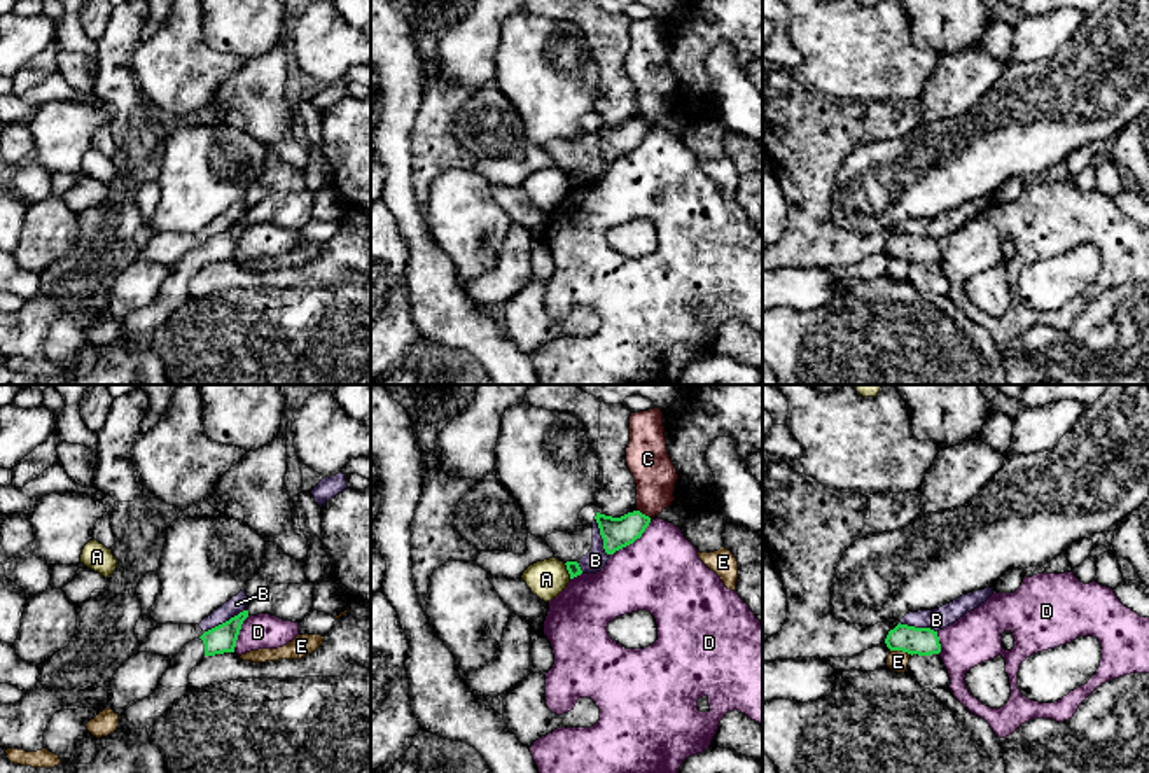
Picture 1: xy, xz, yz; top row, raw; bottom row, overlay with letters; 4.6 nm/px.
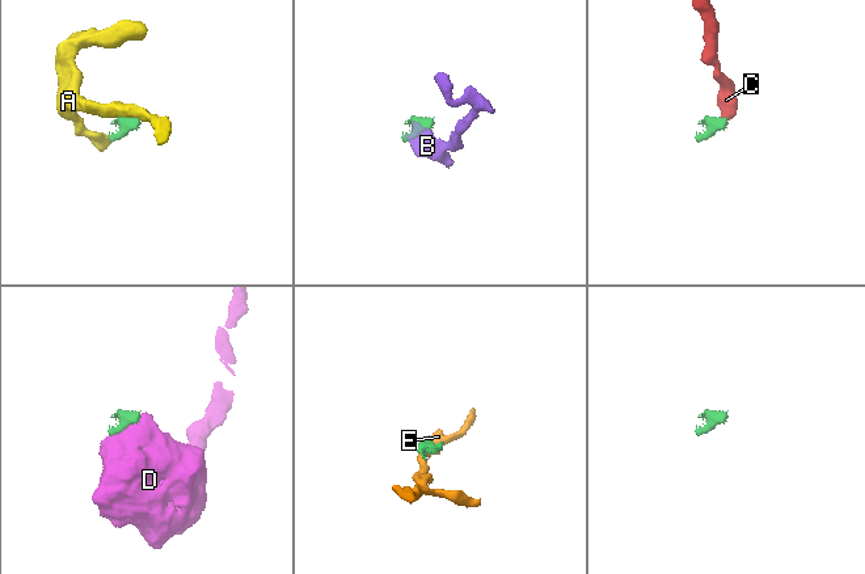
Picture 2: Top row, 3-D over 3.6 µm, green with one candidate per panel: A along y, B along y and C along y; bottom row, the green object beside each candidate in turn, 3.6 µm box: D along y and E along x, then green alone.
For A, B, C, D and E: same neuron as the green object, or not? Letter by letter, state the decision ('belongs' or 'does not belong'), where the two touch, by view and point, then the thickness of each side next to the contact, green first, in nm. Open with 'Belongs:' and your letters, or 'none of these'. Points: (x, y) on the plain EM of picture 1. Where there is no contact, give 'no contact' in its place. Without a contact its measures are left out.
Belongs: none of these
A: does not belong; contact xz (567, 177); calibres 60 and 170 nm
B: does not belong; contact xy (226, 229); calibres 130 and 80 nm
C: does not belong; contact xz (644, 123); calibres 140 and 190 nm
D: does not belong; contact xz (632, 151); calibres 140 and 380 nm
E: does not belong; contact yz (901, 257); calibres 130 and 100 nm

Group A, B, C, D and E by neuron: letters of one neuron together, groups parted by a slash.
A / B / C / D / E

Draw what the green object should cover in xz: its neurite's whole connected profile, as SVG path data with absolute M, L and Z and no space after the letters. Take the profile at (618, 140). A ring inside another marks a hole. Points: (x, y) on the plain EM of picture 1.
M640 119L628 121L621 126L596 121L595 128L598 131L600 143L603 147L603 157L607 163L614 163L616 159L633 152L642 145L651 131L651 126Z

